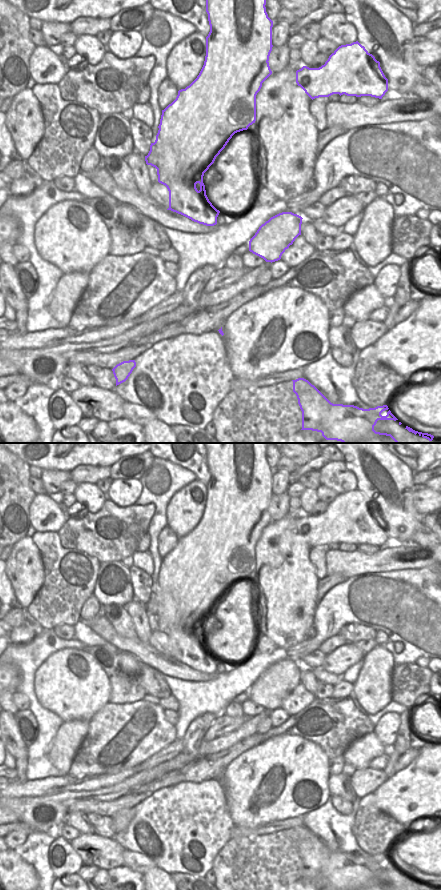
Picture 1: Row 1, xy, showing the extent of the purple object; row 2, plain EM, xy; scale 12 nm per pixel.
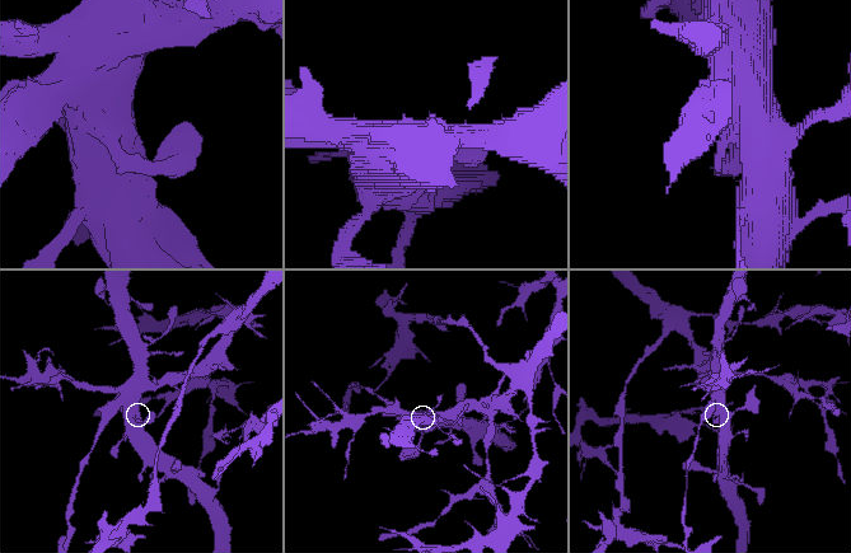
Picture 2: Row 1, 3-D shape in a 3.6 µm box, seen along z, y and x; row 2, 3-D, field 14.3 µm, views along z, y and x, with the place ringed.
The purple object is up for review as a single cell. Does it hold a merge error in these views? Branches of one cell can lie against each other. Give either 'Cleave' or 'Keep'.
Cleave.

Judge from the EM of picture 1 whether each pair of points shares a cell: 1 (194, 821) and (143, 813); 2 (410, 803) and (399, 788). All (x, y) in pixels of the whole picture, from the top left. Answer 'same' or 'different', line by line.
1: same
2: same

